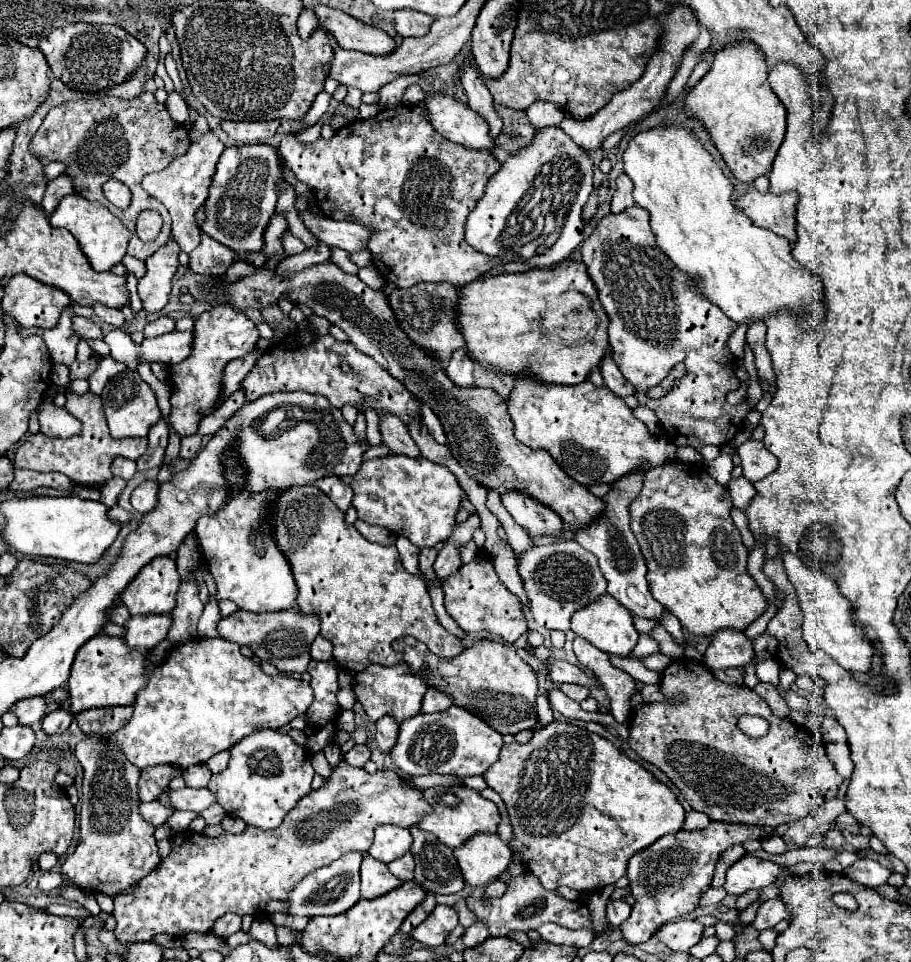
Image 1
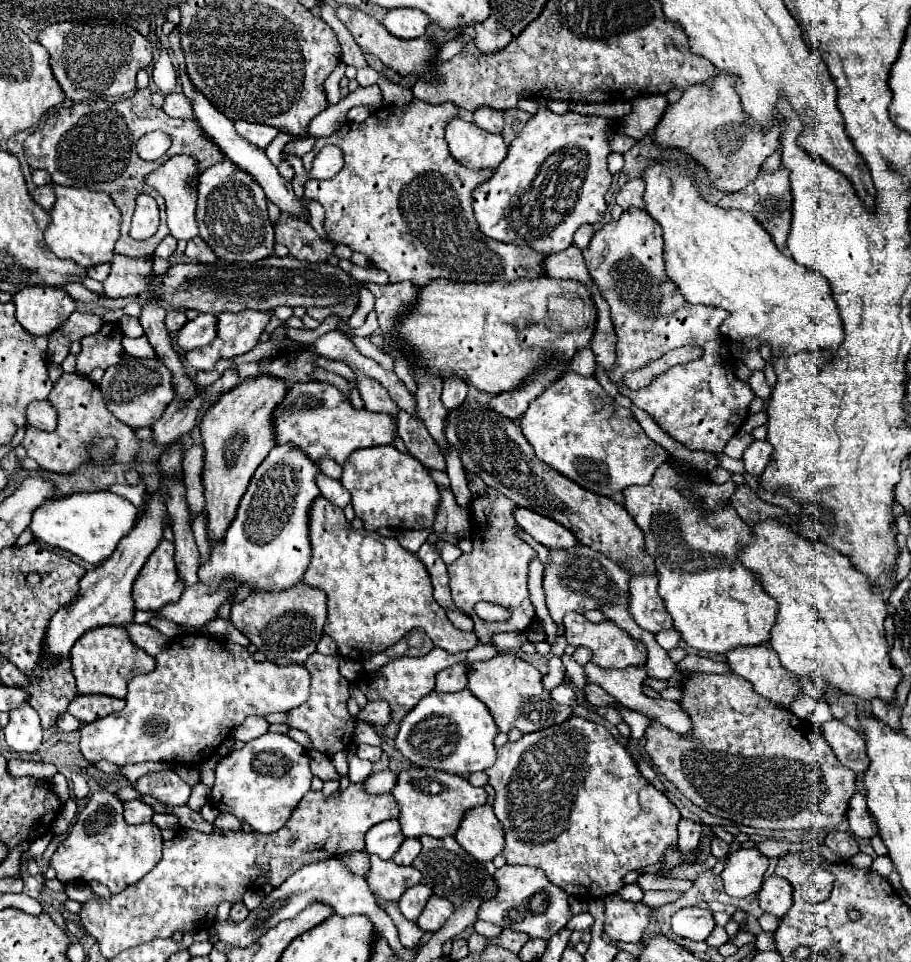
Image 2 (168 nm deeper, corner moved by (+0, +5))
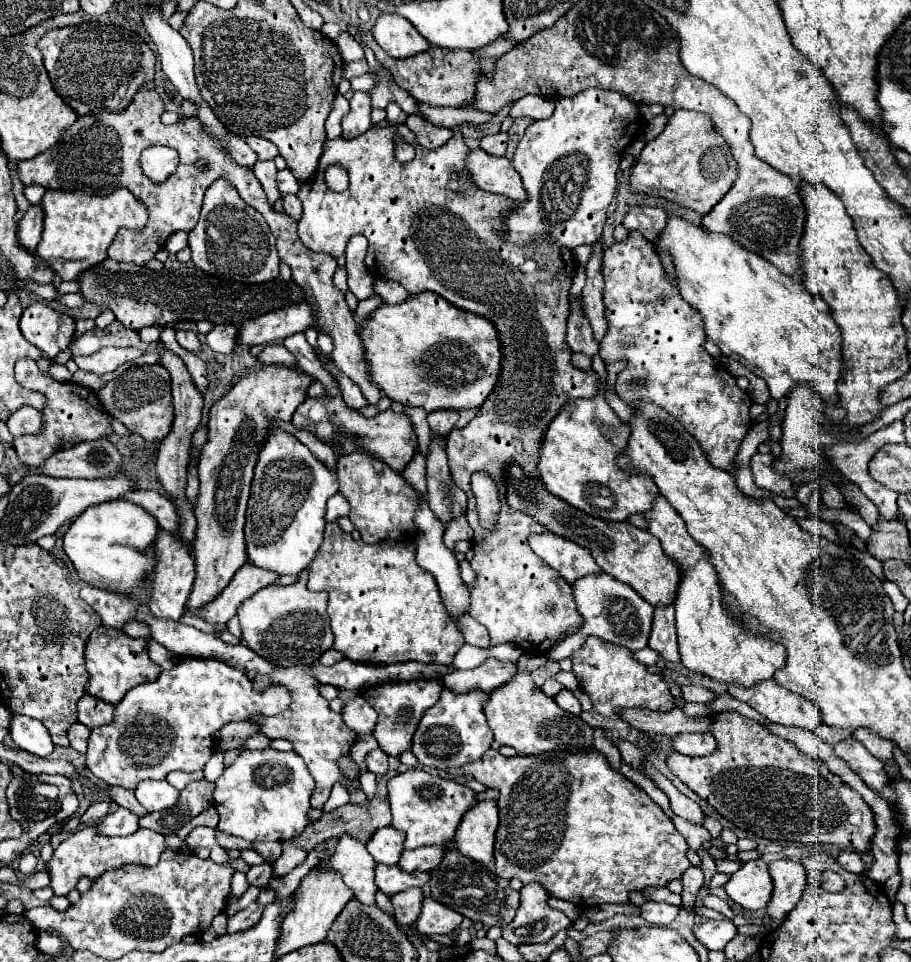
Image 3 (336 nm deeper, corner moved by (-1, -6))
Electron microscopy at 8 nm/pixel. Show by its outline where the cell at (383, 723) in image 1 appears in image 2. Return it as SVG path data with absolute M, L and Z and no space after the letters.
M370 701L358 715L358 719L372 723L372 725L380 725L386 727L392 721L392 709L386 701Z

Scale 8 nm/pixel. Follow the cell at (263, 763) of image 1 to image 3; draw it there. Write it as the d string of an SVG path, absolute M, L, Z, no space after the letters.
M273 748L245 750L237 760L225 768L217 778L215 808L219 812L217 830L253 842L285 842L301 834L305 828L307 812L311 810L309 798L315 788L305 762L293 750L279 752Z

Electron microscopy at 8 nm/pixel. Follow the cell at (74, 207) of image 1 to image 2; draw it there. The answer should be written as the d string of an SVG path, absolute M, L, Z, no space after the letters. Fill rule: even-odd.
M56 185L56 203L50 211L50 225L44 233L46 245L60 259L76 259L80 265L110 263L114 257L114 245L120 237L120 211L106 193L94 193L88 189L60 187ZM104 231L104 235L100 235Z

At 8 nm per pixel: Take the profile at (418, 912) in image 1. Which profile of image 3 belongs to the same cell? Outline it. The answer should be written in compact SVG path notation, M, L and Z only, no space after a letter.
M409 888L405 892L397 892L395 896L389 898L395 910L395 920L405 926L413 924L421 912L421 900L423 900L423 890L421 888Z

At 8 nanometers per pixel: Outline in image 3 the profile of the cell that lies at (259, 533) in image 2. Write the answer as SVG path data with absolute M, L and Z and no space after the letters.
M269 428L259 450L247 508L245 540L249 562L281 576L307 570L323 540L325 502L337 488L337 472L317 460L293 434L281 428Z

